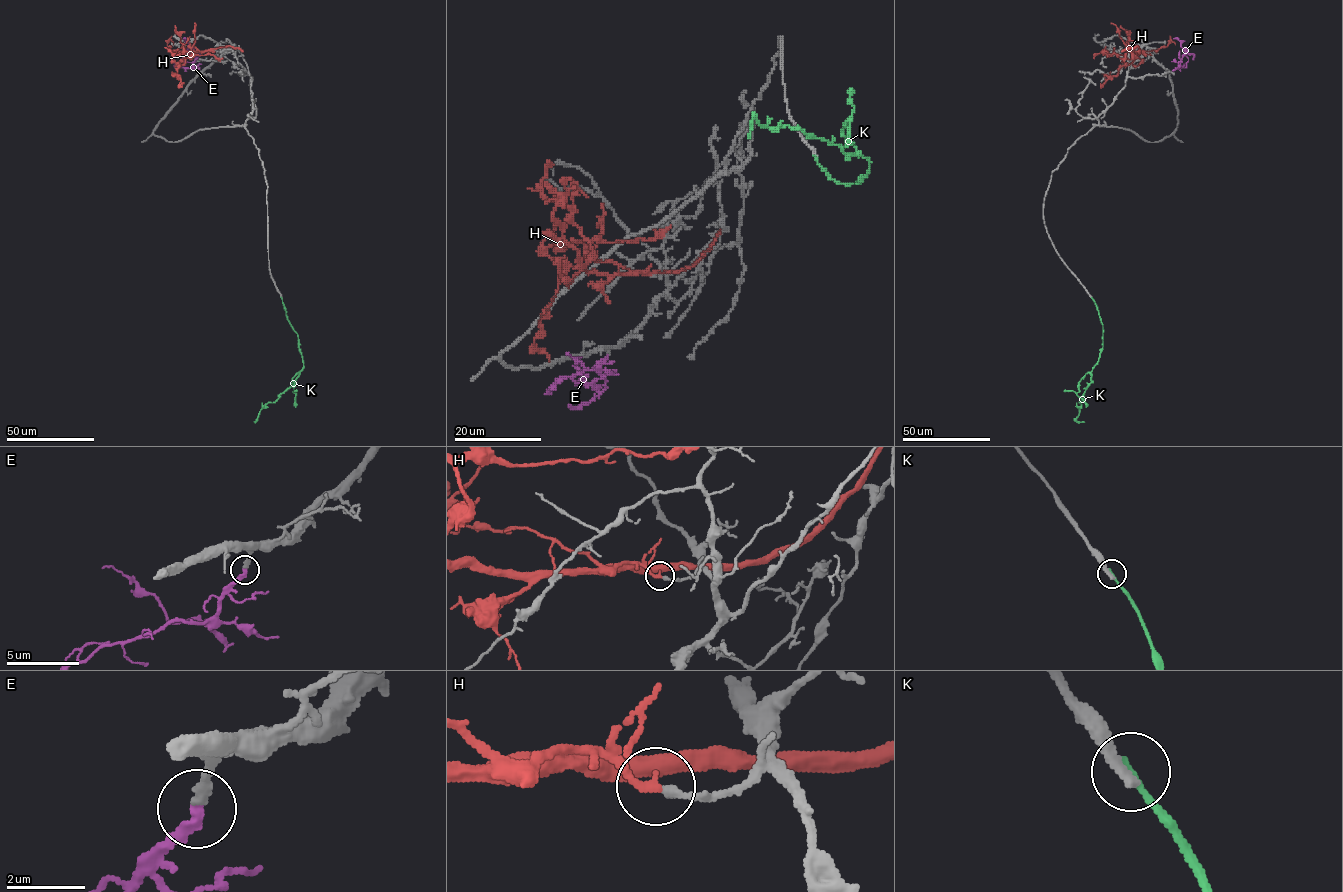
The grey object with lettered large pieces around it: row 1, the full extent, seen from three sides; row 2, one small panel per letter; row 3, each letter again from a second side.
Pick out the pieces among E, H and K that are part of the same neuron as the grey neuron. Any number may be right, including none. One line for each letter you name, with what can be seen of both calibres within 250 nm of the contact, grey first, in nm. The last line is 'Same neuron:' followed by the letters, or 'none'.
E: 240 nm thick on the grey side, 300 nm on the other
Same neuron: E

